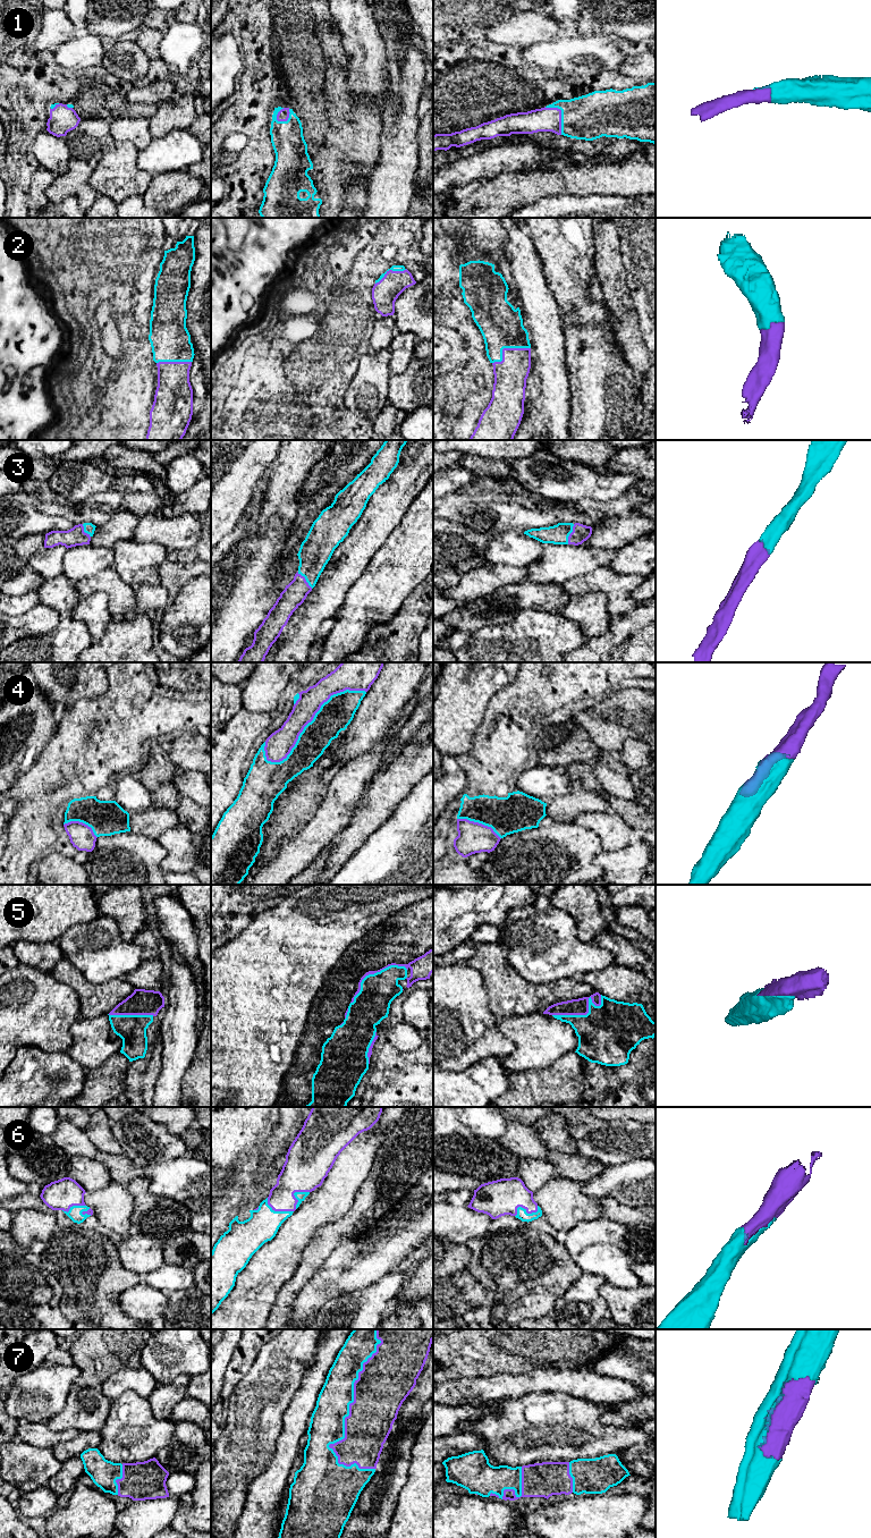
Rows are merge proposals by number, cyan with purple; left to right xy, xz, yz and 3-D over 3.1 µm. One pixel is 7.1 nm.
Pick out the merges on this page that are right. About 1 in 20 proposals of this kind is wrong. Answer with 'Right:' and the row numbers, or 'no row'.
Right: 1, 2, 3, 4, 5, 6, 7

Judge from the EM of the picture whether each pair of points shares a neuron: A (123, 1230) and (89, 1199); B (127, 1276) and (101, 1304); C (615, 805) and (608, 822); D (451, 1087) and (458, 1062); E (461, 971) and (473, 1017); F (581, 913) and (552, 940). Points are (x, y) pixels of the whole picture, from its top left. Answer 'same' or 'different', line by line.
A: same
B: same
C: different
D: different
E: same
F: different

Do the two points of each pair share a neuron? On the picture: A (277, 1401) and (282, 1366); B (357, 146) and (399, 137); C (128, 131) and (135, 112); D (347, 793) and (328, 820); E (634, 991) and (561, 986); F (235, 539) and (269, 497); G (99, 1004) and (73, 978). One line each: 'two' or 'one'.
A: one
B: two
C: two
D: one
E: two
F: one
G: one

